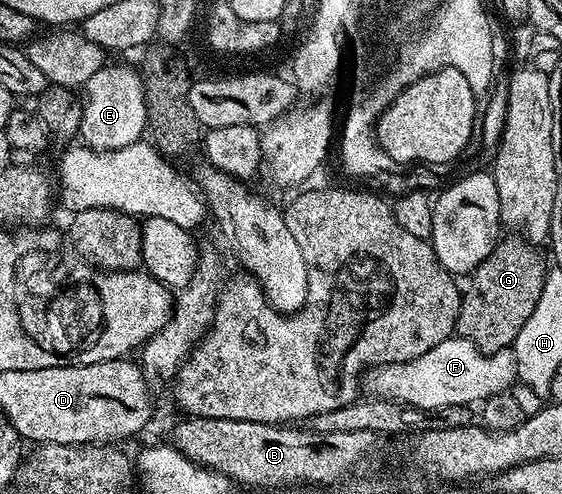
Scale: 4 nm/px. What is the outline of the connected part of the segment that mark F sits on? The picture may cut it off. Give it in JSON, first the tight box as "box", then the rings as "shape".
{"box":[366,335,518,411],"shape":[[[454,335],[447,340],[436,344],[431,351],[425,352],[417,360],[404,361],[401,364],[380,366],[366,374],[370,385],[375,389],[374,394],[380,398],[390,399],[403,405],[432,411],[441,410],[447,406],[470,405],[479,399],[505,393],[516,382],[518,373],[518,359],[515,357],[512,346],[496,349],[491,352],[482,351],[478,342],[472,338]]]}

